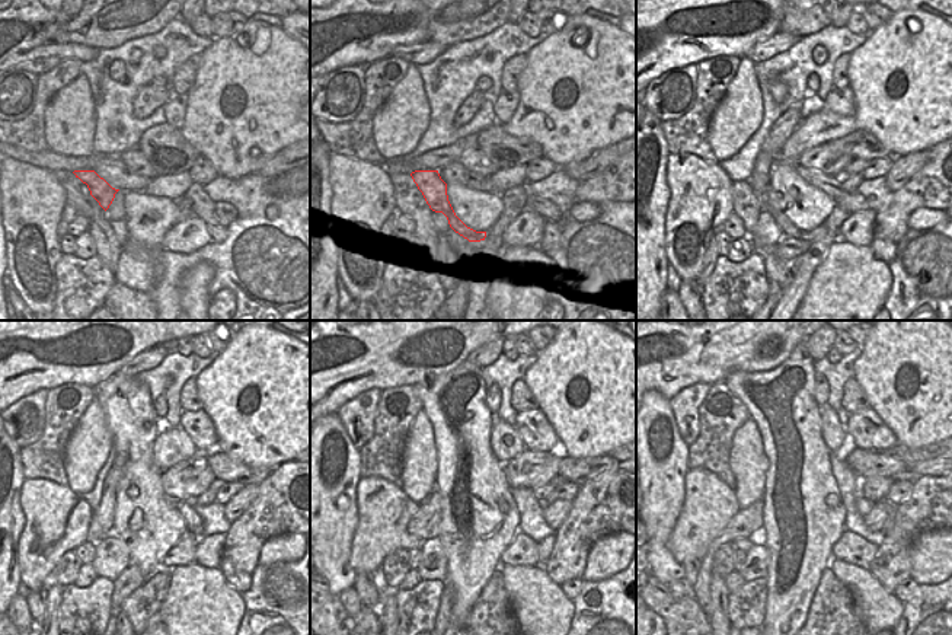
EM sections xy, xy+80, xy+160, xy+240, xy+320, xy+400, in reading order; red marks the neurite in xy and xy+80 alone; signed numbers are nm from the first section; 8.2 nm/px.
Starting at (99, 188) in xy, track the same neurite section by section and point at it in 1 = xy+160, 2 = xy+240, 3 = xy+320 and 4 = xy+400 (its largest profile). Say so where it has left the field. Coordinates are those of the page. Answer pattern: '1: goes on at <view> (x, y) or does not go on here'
1: goes on at xy+160 (788, 229)
2: goes on at xy+240 (182, 554)
3: goes on at xy+320 (523, 551)
4: goes on at xy+400 (850, 548)

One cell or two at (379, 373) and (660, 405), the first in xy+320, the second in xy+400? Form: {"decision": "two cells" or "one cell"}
{"decision": "two cells"}

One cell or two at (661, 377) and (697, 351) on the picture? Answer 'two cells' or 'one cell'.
one cell

